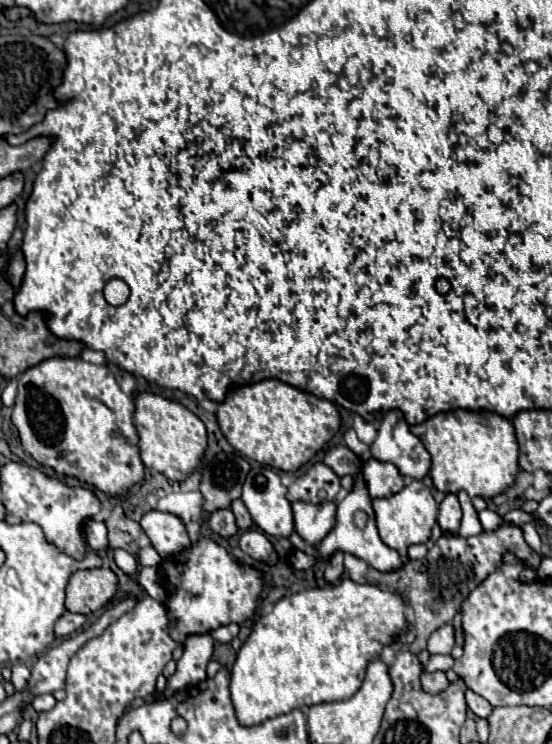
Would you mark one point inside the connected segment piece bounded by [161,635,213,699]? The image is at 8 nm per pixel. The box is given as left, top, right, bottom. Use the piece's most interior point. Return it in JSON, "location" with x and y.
{"location":[191,667]}

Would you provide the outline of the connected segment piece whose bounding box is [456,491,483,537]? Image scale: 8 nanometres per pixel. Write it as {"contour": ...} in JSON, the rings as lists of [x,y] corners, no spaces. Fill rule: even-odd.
{"contour":[[[459,491],[456,495],[463,511],[458,535],[462,537],[470,537],[480,534],[483,529],[478,519],[478,513],[475,511],[475,508],[471,503],[471,498],[465,491]]]}

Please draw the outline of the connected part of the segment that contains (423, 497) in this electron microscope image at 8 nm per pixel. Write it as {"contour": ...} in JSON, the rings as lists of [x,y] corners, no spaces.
{"contour":[[[413,481],[403,487],[403,491],[387,497],[387,499],[371,499],[375,521],[379,535],[385,545],[399,551],[401,555],[407,553],[407,547],[413,543],[427,543],[431,537],[431,529],[437,519],[437,503],[429,489],[421,481]]]}

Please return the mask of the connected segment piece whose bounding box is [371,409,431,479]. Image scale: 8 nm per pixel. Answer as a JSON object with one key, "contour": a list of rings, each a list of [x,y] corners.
{"contour":[[[399,409],[383,415],[377,439],[371,445],[371,455],[379,461],[393,463],[399,473],[413,479],[423,479],[431,469],[431,457],[423,443],[409,431]]]}

